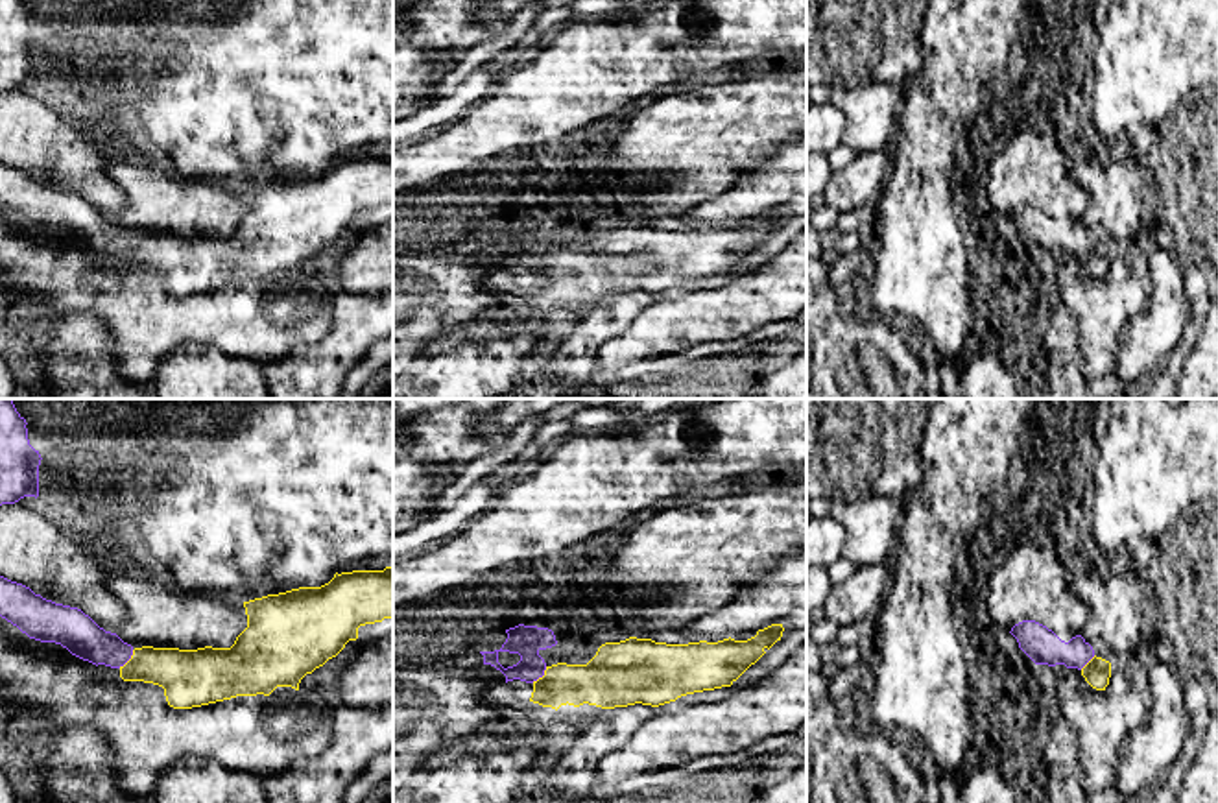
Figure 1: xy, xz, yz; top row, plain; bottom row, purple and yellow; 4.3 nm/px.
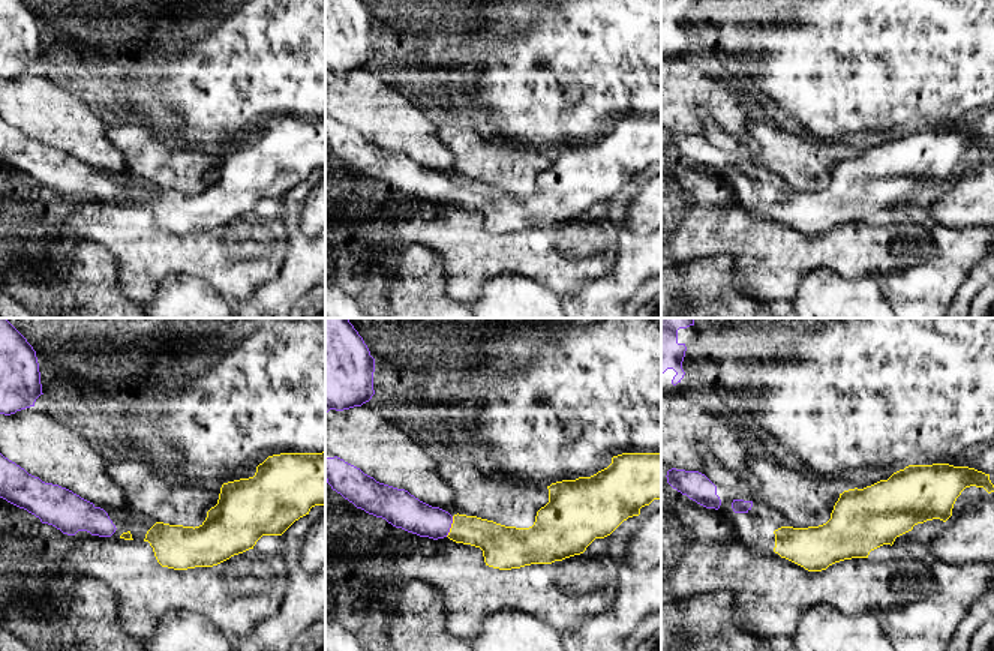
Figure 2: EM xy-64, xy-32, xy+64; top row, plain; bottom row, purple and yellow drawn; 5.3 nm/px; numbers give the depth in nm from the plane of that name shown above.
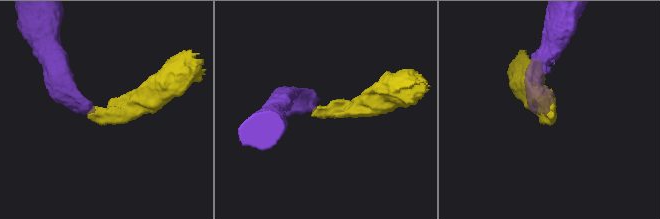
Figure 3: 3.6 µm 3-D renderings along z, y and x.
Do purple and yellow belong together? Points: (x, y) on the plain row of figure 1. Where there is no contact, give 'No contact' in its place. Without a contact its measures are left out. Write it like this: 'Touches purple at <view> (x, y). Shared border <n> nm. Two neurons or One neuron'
Touches purple at xy (128, 246). Shared border 100 nm. One neuron

